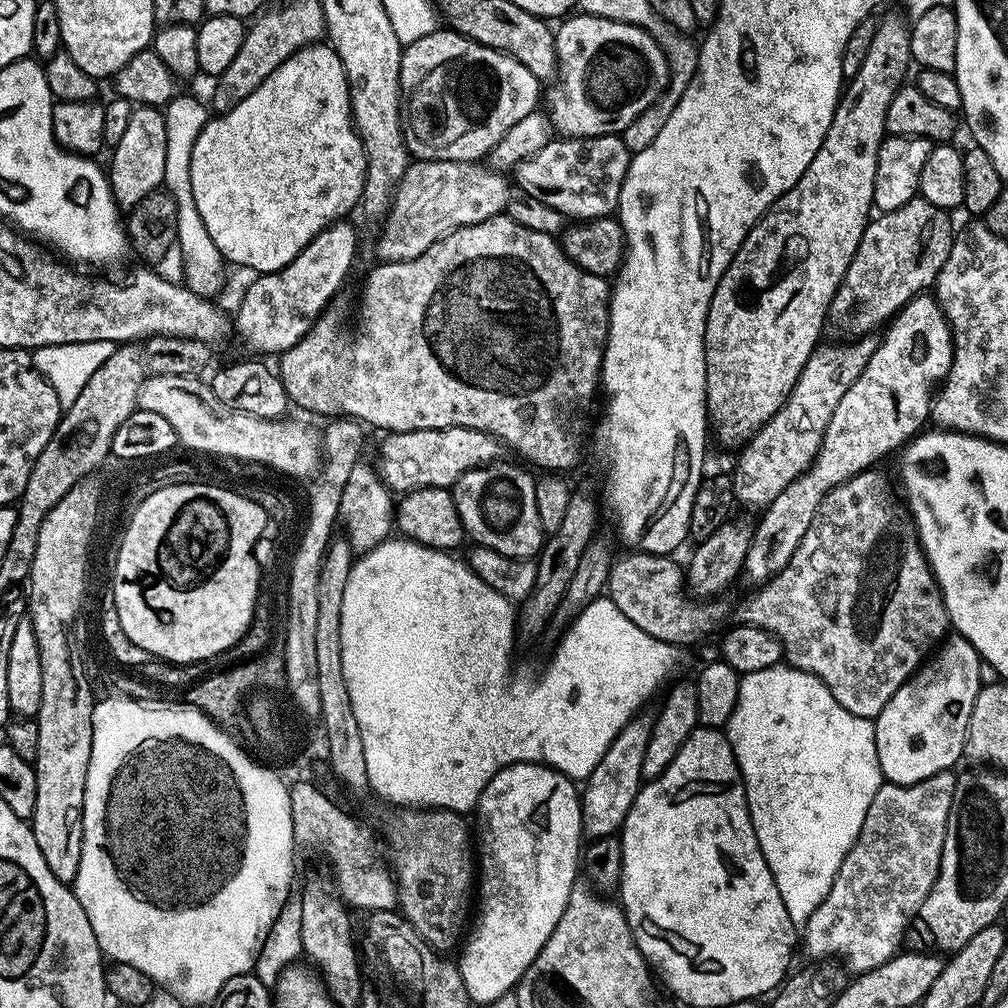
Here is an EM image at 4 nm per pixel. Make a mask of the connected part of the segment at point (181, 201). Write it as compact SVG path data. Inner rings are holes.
M177 94L168 101L163 109L166 122L166 174L163 187L176 199L178 206L178 234L176 243L178 253L184 259L183 283L191 292L209 298L224 284L224 255L214 246L214 238L206 231L206 222L202 222L202 214L198 214L198 206L194 206L194 194L190 190L190 158L194 154L194 142L198 142L198 134L208 125L210 108L207 103L195 100L192 96Z

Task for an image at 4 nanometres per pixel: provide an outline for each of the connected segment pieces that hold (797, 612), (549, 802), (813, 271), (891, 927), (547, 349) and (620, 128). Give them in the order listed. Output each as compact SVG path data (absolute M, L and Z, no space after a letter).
M880 470L859 472L854 478L850 478L837 488L831 488L825 494L824 501L814 514L814 522L810 522L810 530L806 530L806 538L802 538L802 542L798 542L798 550L794 550L790 562L777 576L773 576L771 580L759 585L753 596L748 596L741 602L735 618L737 621L753 624L774 634L783 646L784 656L791 667L817 676L830 690L830 694L834 694L834 698L839 704L846 706L846 710L850 710L850 714L861 716L867 720L872 720L883 710L886 702L890 702L894 693L929 659L933 649L950 632L948 611L944 605L940 587L936 584L932 568L928 565L928 559L920 549L920 537L917 536L915 527L907 519L904 521L900 517L900 512L896 509L896 496L892 493L887 478L876 471Z
M512 764L509 768L503 768L501 772L494 774L494 778L490 778L486 790L482 790L480 802L474 809L477 824L475 827L478 829L478 912L480 908L480 917L477 920L475 917L474 927L471 929L472 937L470 937L470 932L467 937L468 945L466 945L466 940L463 945L464 953L461 954L460 960L458 959L462 982L468 991L468 999L473 1005L485 1006L502 998L503 995L511 993L526 974L528 967L534 962L534 958L538 958L542 946L546 946L550 934L554 934L554 926L558 926L558 918L562 918L562 910L566 910L566 902L570 902L570 890L578 882L578 869L582 864L580 797L581 793L574 781L569 776L561 774L556 768L548 767L547 764Z
M897 12L879 17L870 51L858 74L851 76L841 91L830 130L826 130L826 138L822 138L814 162L806 166L796 185L782 193L746 234L714 290L706 318L704 353L708 422L715 443L717 440L736 449L747 444L784 405L810 354L821 343L820 331L826 328L828 308L836 288L874 212L874 178L878 170L878 150L886 138L886 110L890 110L894 94L905 87L908 67L914 64L910 46L912 30L909 21Z
M949 770L913 784L881 783L870 810L866 810L866 822L862 822L862 830L830 886L830 894L822 898L822 906L803 925L802 948L812 955L813 961L835 958L849 973L859 974L882 966L882 962L901 951L900 943L908 927L919 917L922 902L926 902L926 894L930 894L938 878L956 777L957 773Z
M507 214L492 216L489 220L465 228L455 228L453 232L434 242L430 250L418 254L418 258L402 262L380 262L377 265L365 278L364 289L360 292L360 329L353 340L344 340L344 316L336 306L329 306L312 323L312 329L299 342L290 346L290 350L279 353L278 375L289 401L295 407L297 404L308 412L317 412L320 416L328 416L327 418L347 414L365 425L373 424L376 428L385 428L383 431L388 434L431 428L473 428L495 436L497 441L505 445L508 443L521 456L521 461L529 460L524 462L533 469L544 468L540 470L548 474L564 474L567 473L567 468L574 467L584 448L584 431L587 428L589 431L590 428L588 411L592 408L592 399L598 396L600 370L604 363L603 347L608 341L609 281L570 262L570 258L566 258L566 254L560 249L557 237L530 230L511 220Z
M587 14L569 15L561 24L564 25L555 29L556 57L560 63L558 79L549 87L553 88L546 92L546 115L553 129L564 138L624 133L626 126L630 126L630 122L634 122L646 106L663 94L669 74L666 54L662 54L658 42L654 42L646 30L633 24Z

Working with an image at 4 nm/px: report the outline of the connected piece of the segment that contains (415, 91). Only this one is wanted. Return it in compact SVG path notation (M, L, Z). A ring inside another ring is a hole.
M431 32L426 38L418 38L418 42L407 45L403 53L400 91L406 109L404 140L408 144L409 153L417 160L483 161L492 148L498 146L502 134L506 134L514 122L522 122L526 114L537 111L539 104L536 103L539 100L541 103L541 81L536 80L534 74L522 66L522 62L507 56L505 52L474 42L461 32Z

